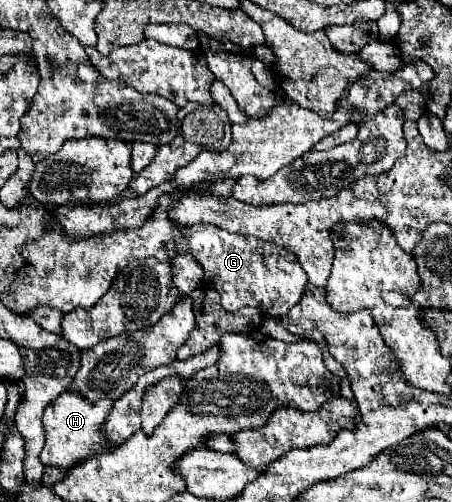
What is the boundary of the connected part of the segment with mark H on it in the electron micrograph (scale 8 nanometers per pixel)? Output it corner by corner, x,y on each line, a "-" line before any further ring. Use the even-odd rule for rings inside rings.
64,390
52,404
46,406
44,410
44,432
46,432
46,444
40,452
40,460
46,466
60,466
68,468
78,460
84,460
92,454
102,454
108,452
112,446
106,444
106,440
100,436
100,426
104,424
108,410
112,408
112,400
98,400
90,402
84,398
80,392
74,390

